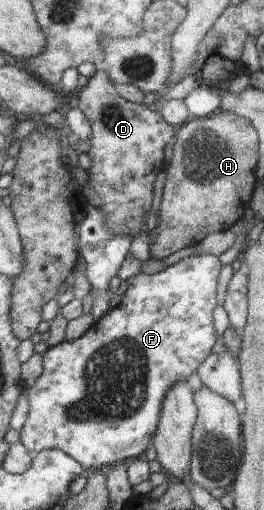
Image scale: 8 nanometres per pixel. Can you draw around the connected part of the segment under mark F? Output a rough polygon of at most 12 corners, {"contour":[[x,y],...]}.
{"contour":[[222,264],[126,280],[42,353],[19,431],[85,474],[143,457],[217,342]]}

